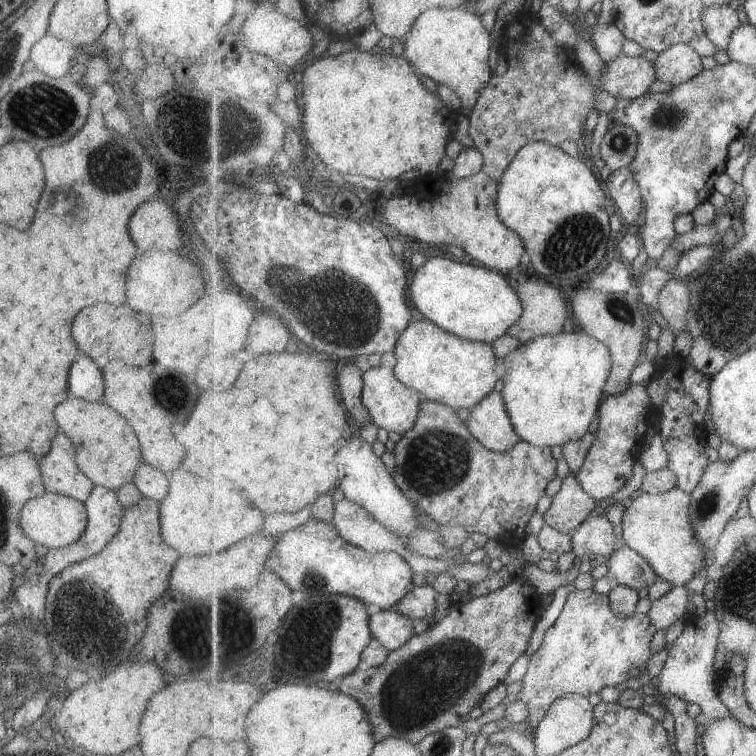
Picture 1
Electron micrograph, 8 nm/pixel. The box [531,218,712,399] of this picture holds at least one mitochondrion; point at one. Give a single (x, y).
(620, 309)

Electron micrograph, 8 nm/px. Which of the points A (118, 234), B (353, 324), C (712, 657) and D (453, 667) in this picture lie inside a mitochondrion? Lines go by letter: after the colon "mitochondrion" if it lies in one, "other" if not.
A: other
B: mitochondrion
C: other
D: mitochondrion

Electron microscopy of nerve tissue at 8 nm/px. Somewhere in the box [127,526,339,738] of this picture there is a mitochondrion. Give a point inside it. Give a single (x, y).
(243, 636)

